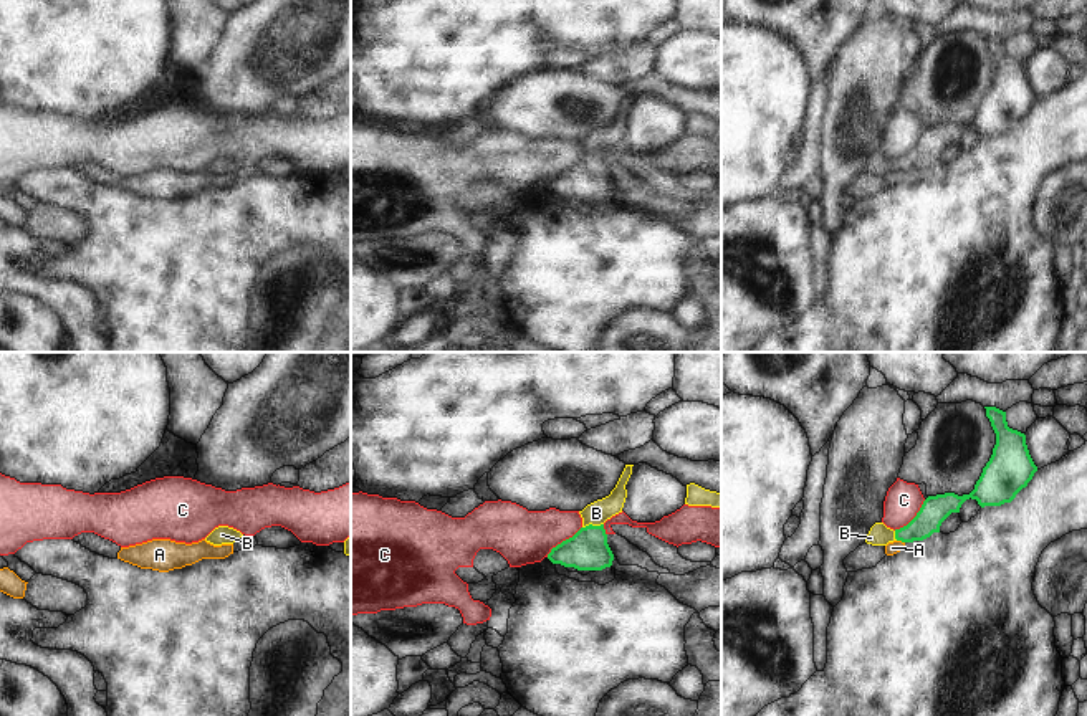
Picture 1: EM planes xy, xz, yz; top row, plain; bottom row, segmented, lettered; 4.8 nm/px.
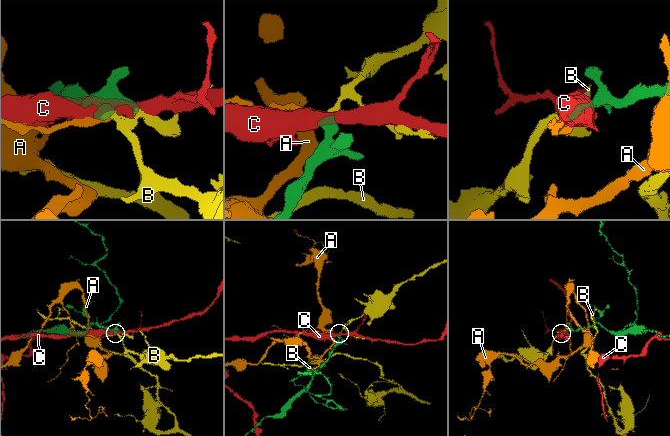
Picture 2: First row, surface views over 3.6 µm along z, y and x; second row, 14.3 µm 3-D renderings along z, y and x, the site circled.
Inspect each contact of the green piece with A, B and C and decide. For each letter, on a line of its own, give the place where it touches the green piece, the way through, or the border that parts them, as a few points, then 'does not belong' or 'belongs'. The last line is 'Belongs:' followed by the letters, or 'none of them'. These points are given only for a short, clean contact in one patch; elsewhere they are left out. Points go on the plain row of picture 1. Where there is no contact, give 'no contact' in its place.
A: yz (900, 169) | along yz (897, 169), (904, 172) | does not belong
B: xz (591, 154) | across xz (588, 179), (591, 154), (596, 143) | belongs
C: xz (563, 171) | along xz (581, 156), (558, 172), (546, 186) | does not belong
Belongs: B

